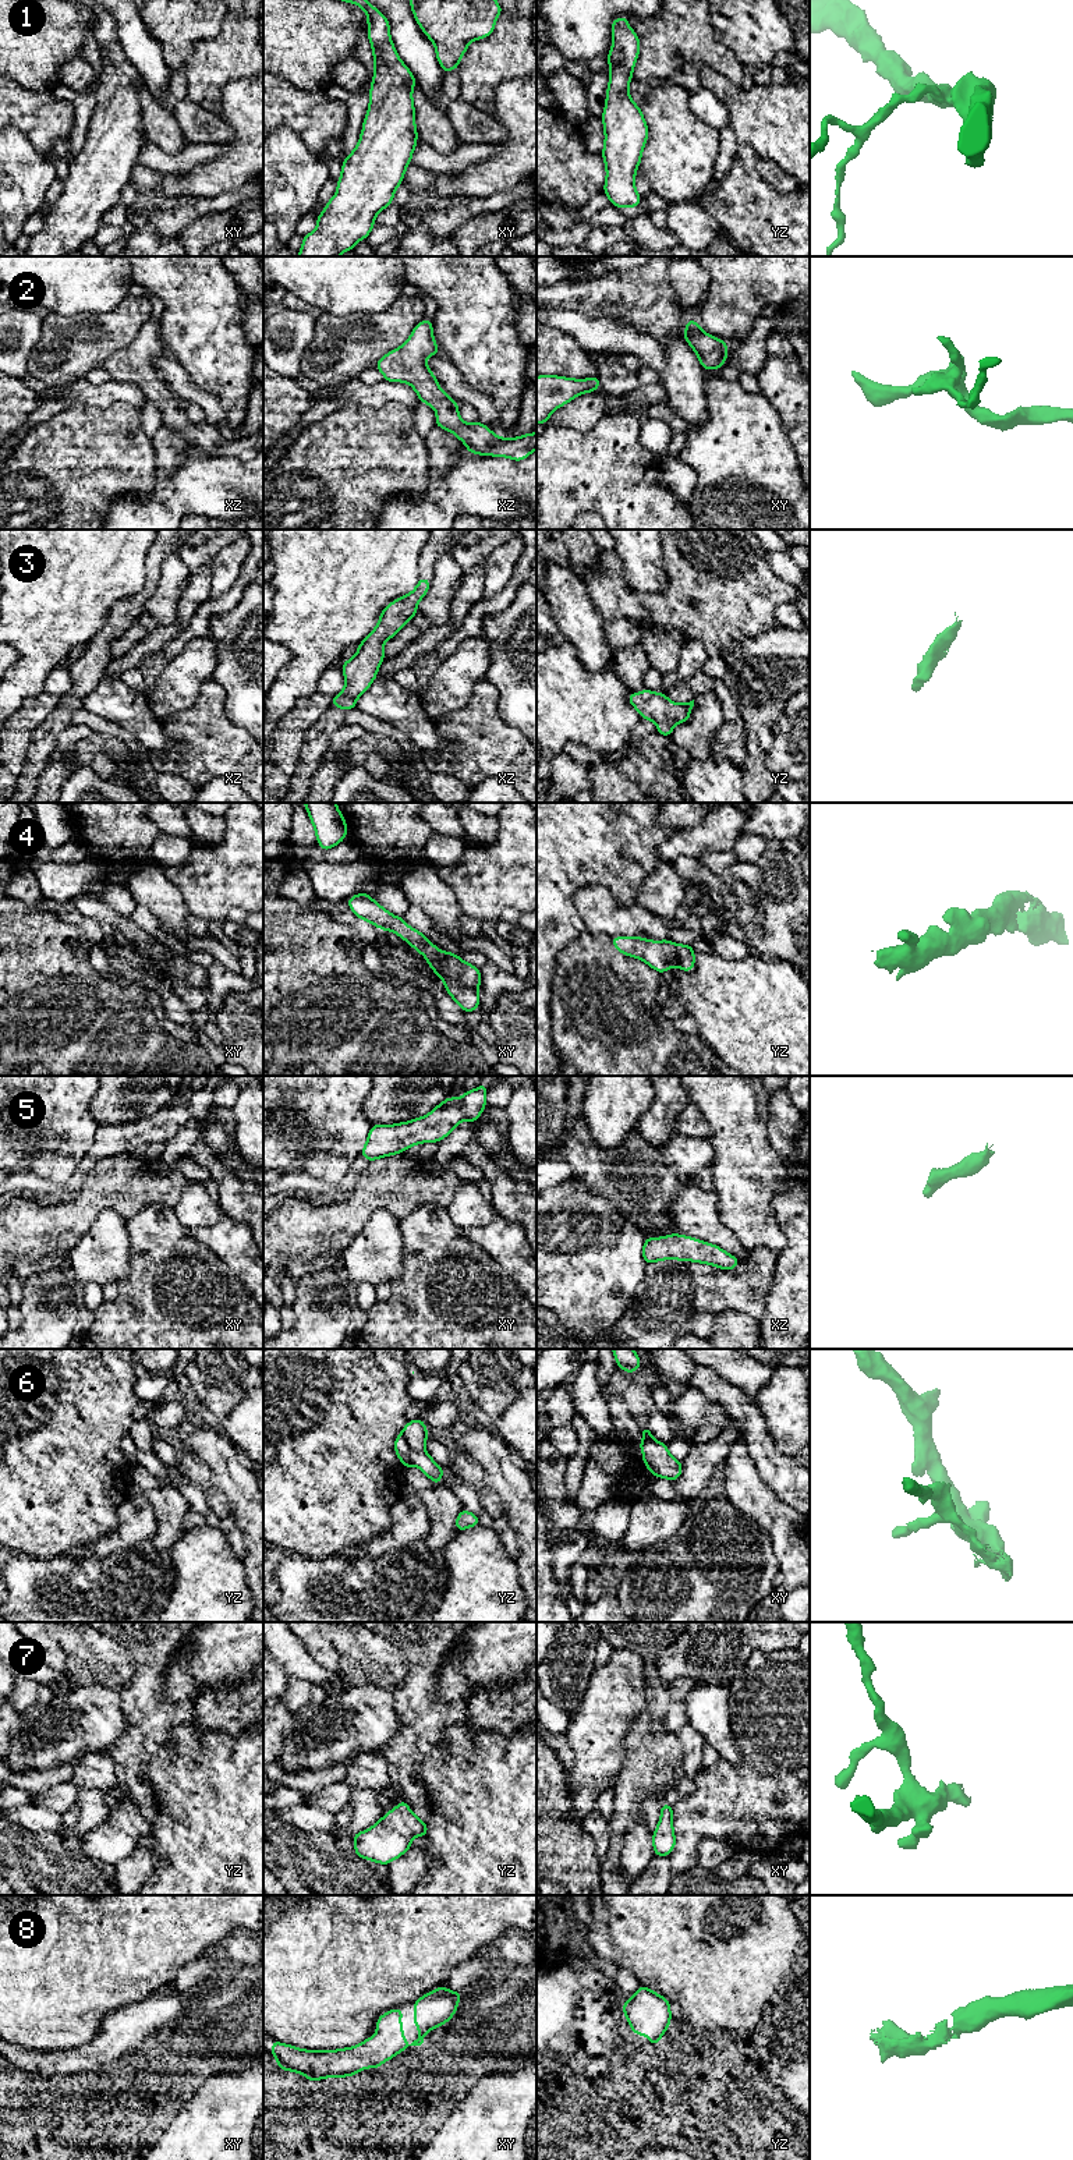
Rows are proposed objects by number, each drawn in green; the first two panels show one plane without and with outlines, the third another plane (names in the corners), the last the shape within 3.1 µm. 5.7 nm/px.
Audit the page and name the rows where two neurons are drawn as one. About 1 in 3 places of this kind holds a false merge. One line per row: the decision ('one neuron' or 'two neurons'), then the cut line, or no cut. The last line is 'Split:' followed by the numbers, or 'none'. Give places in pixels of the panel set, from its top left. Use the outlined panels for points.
1: one neuron; no cut
2: one neuron; no cut
3: one neuron; no cut
4: one neuron; no cut
5: one neuron; no cut
6: two neurons; cut in yz along (400, 1434), (407, 1443), (413, 1463)
7: one neuron; no cut
8: one neuron; no cut
Split: 6

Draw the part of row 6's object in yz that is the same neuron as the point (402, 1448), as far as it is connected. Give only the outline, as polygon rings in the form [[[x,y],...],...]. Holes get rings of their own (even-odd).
[[[399,1434],[396,1441],[394,1441],[394,1451],[400,1459],[400,1462],[403,1463],[403,1466],[406,1469],[408,1469],[412,1463],[411,1463],[411,1449],[408,1447],[408,1442],[406,1441],[406,1438]]]

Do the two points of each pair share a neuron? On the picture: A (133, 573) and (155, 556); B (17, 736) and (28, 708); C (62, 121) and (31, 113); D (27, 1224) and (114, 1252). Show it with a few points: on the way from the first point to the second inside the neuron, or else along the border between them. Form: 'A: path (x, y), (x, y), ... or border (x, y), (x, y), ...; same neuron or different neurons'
A: border (152, 544), (145, 558), (145, 577); different neurons
B: path (18, 729), (28, 715); same neuron
C: path (55, 120), (43, 119), (38, 114); same neuron
D: border (98, 1214), (96, 1220), (71, 1250), (68, 1259); different neurons

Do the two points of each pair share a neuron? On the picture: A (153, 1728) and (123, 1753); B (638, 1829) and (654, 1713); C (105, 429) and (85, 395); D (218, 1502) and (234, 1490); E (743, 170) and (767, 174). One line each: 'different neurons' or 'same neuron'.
A: same neuron
B: different neurons
C: different neurons
D: different neurons
E: different neurons

